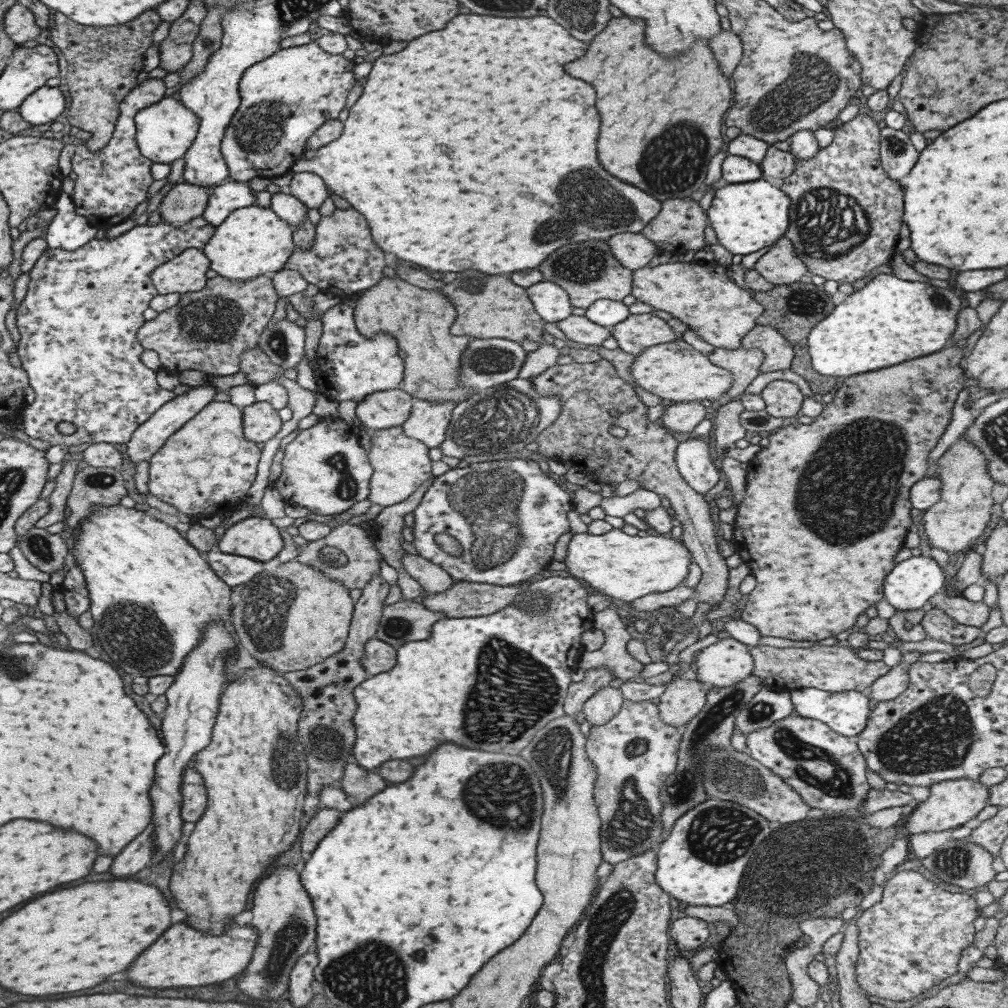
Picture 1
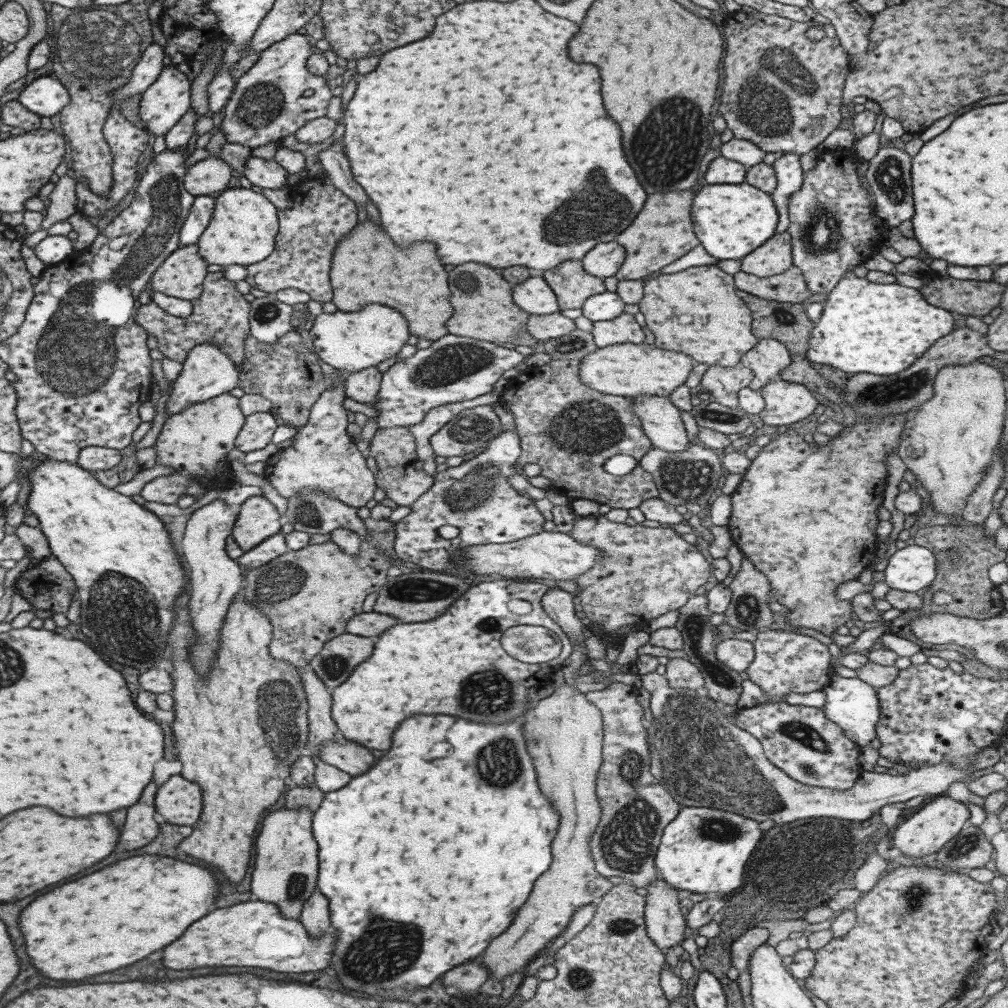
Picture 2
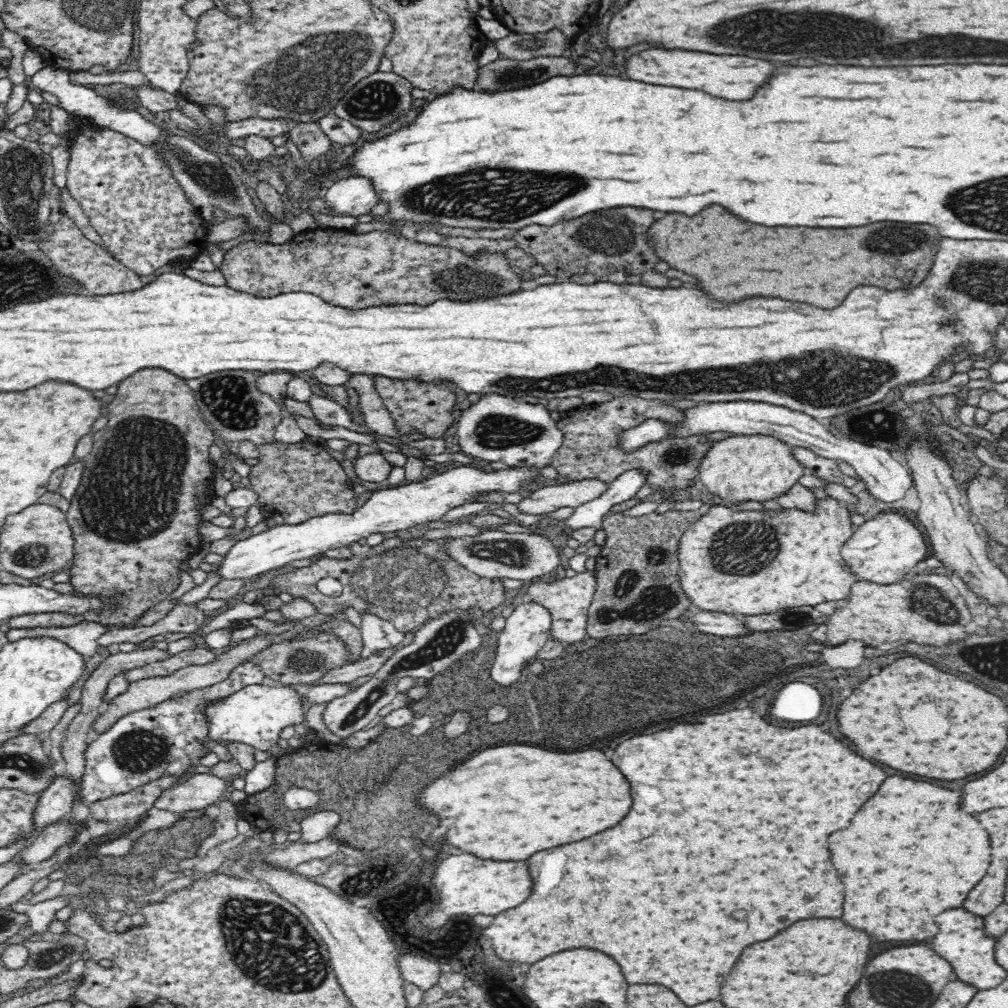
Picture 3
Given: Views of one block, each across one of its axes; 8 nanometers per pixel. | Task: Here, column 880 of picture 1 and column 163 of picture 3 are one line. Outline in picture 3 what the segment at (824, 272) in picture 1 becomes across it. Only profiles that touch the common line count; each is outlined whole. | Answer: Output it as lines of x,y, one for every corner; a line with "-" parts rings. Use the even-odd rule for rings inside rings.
74,115
74,121
76,129
68,132
70,160
65,187
70,196
80,203
90,225
102,237
114,258
141,277
176,262
186,264
201,255
209,246
208,232
211,225
200,217
196,208
192,208
182,187
163,162
163,156
159,154
163,136
160,136
158,142
144,146
121,132
83,124
79,116

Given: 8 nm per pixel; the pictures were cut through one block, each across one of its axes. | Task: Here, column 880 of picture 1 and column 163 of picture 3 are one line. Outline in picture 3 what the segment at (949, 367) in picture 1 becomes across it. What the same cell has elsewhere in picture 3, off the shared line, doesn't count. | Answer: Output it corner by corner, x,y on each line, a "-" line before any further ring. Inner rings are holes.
146,368
146,370
140,370
138,374
132,374
130,378
121,380
117,384
117,393
114,395
113,400
108,403
108,406
106,406
106,412
108,422
103,429
92,433
93,447
90,453
81,459
84,463
82,481
78,490
76,490
74,496
71,498
70,507
65,513
74,539
73,565
67,572
70,576
69,582
73,586
73,592
100,597
102,603
104,603
104,608
100,612
84,612
84,614
76,614
76,616
66,614
65,612
24,614
9,618
7,620
8,628
38,628
38,626
40,628
48,628
50,626
65,627
74,626
82,621
98,622
114,628
135,626
137,620
146,610
152,608
161,600
168,599
168,595
180,584
180,578
178,577
178,572
180,571
178,567
180,564
188,562
192,556
196,555
202,549
204,541
197,529
198,524
203,521
199,510
208,504
215,504
217,497
213,492
212,479
212,470
215,467
215,463
208,457
208,448
212,446
215,434
200,414
197,402
195,401
194,391
187,385
187,382
183,378
175,374
170,374
168,370
162,370
162,368

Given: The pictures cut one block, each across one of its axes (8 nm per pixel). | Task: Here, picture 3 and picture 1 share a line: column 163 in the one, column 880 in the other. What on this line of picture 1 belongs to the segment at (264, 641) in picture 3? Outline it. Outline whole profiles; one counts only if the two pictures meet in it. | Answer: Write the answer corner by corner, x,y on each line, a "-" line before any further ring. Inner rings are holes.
918,651
902,653
900,662
890,667
884,676
877,678
871,685
869,699
876,700
878,703
892,701
906,691
909,686
908,669
910,669
910,664
920,660
920,655
922,652

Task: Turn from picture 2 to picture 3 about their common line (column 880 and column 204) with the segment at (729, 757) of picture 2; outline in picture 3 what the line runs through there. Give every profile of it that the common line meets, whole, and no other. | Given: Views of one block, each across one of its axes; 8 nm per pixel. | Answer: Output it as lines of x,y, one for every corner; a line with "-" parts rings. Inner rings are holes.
196,773
187,781
164,789
153,806
176,814
201,810
225,798
229,789
226,780
212,773

